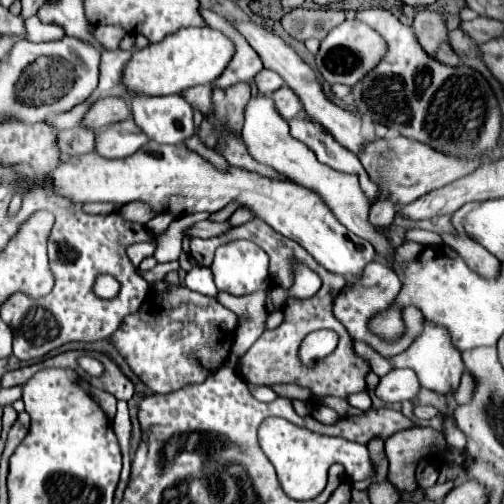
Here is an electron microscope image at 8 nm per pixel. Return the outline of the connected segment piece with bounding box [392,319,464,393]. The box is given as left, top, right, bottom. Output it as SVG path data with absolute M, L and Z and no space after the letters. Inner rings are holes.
M424 319L424 325L422 325L422 333L412 341L412 345L392 357L392 363L394 367L410 367L416 371L422 387L426 389L432 389L436 393L452 393L456 391L456 387L460 385L460 377L464 373L464 363L462 363L462 357L460 357L460 351L454 347L452 339L448 337L448 329L446 327L440 327L428 319Z

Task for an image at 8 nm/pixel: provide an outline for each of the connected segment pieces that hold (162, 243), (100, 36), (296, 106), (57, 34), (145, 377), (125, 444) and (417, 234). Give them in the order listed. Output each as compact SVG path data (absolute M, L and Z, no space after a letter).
M194 213L194 215L184 215L174 219L158 239L158 263L178 261L186 231L204 219L210 219L210 213Z
M104 25L104 27L96 27L96 39L102 43L104 49L112 51L118 49L122 37L126 35L126 31L120 25Z
M282 85L278 91L274 91L274 93L272 93L272 99L274 99L274 103L276 103L278 113L280 113L286 121L294 119L296 115L300 115L300 113L304 111L304 107L302 107L300 99L296 97L296 93L294 93L290 87L286 87L286 85Z
M36 15L26 19L24 22L26 29L28 29L28 41L48 42L64 37L64 29L62 29L62 27L42 23Z
M170 285L166 295L150 293L140 311L128 315L112 339L146 387L154 393L172 393L184 385L202 383L226 361L236 325L236 315L214 297Z
M118 401L118 413L112 421L114 425L114 433L118 437L122 455L124 455L124 469L122 469L122 483L128 483L130 477L130 417L128 417L128 403L126 401Z
M411 229L406 233L405 241L416 241L424 245L441 245L442 239L440 235L423 230L423 229Z

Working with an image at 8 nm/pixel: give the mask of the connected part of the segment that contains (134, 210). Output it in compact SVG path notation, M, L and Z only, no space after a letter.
M128 203L116 213L120 213L124 219L130 219L132 223L148 223L158 215L152 211L152 207L148 207L148 203Z

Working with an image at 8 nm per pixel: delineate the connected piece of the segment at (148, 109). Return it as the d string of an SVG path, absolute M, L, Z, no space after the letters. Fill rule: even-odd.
M128 91L126 99L136 125L158 143L182 143L194 133L192 107L180 95L150 97Z

